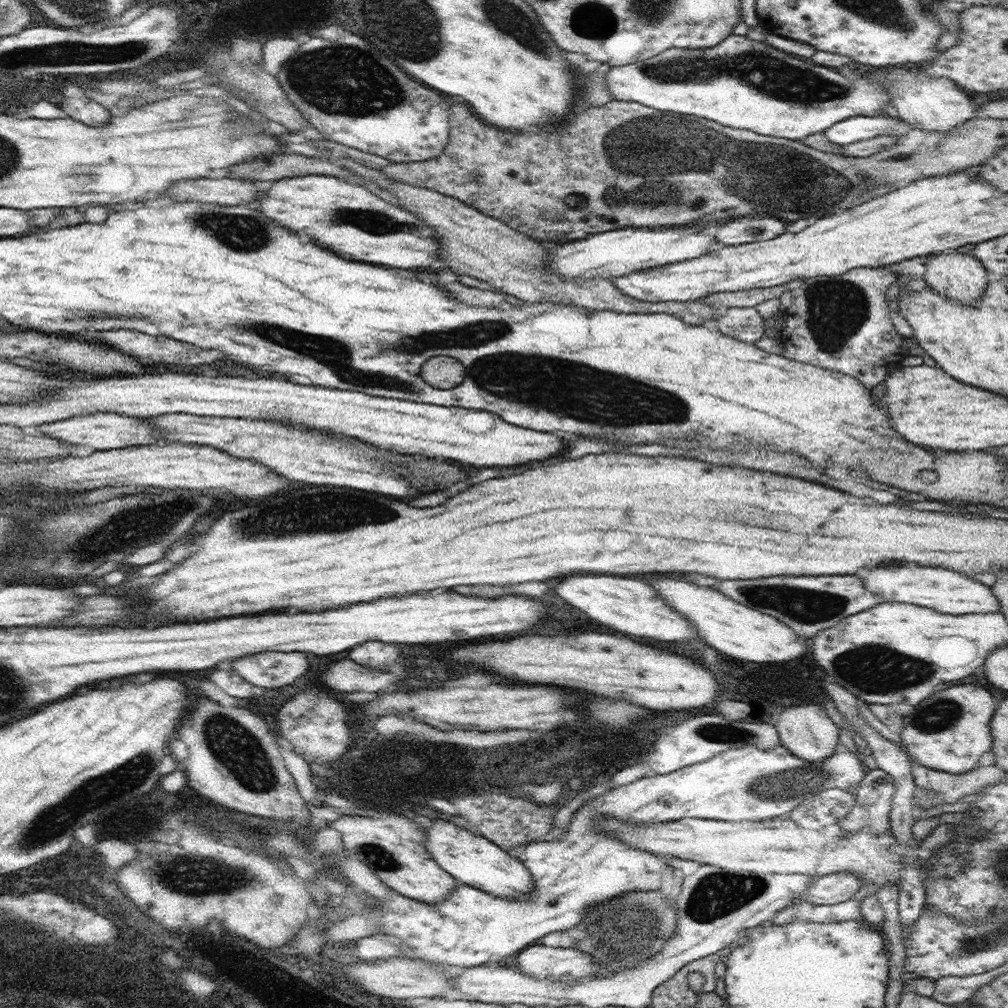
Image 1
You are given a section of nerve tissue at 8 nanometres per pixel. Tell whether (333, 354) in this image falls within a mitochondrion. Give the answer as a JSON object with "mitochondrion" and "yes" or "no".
{"mitochondrion":"yes"}

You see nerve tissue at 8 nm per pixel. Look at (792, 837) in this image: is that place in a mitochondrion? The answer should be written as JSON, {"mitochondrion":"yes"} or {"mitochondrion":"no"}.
{"mitochondrion":"no"}

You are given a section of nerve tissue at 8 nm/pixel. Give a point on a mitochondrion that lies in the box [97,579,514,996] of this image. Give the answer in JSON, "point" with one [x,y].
{"point":[233,744]}

